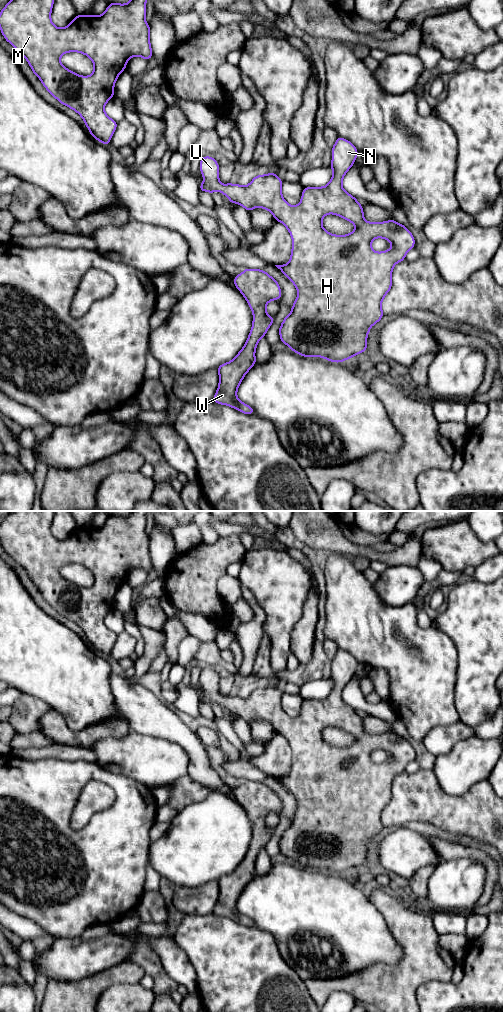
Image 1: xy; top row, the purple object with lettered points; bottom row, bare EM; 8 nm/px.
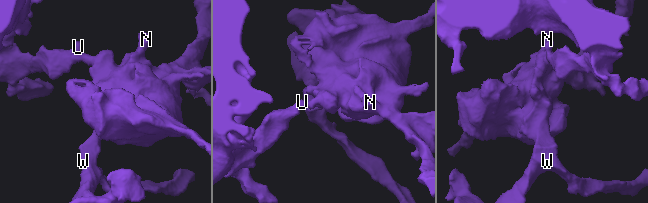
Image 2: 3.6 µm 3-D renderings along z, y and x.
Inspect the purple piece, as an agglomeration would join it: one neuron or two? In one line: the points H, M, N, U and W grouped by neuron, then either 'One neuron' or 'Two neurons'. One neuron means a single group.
Groups: H M N U W. One neuron

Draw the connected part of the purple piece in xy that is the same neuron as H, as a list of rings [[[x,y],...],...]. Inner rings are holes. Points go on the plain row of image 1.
[[[339,649],[332,661],[332,674],[330,680],[333,689],[324,699],[305,699],[301,713],[298,717],[288,716],[282,709],[282,692],[273,684],[257,687],[246,698],[227,695],[223,697],[219,692],[218,674],[209,668],[200,671],[200,683],[204,694],[199,697],[200,703],[213,705],[219,703],[228,709],[230,715],[238,715],[249,724],[257,719],[268,722],[275,732],[283,735],[292,749],[292,763],[290,773],[285,777],[275,777],[283,786],[292,793],[300,805],[279,840],[280,853],[292,861],[293,864],[305,868],[321,869],[331,874],[340,875],[351,871],[366,863],[367,847],[370,840],[383,829],[381,815],[392,799],[391,787],[396,775],[405,772],[408,763],[414,760],[414,748],[395,732],[385,734],[367,734],[364,731],[363,718],[355,709],[346,704],[342,699],[342,692],[347,683],[353,678],[358,662],[348,652]],[[327,726],[335,726],[355,737],[355,742],[347,747],[334,747],[327,744],[322,738],[322,731]],[[375,750],[384,750],[392,755],[392,759],[383,764],[375,764],[371,755]],[[309,808],[313,808],[313,824],[309,825]]]

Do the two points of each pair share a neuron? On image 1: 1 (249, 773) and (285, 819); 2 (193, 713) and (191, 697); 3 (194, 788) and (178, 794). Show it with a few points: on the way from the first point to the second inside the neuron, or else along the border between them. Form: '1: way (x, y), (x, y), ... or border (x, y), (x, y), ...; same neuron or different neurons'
1: way (264, 778), (270, 780), (284, 794), (286, 804); same neuron
2: way (191, 709), (191, 701); same neuron
3: way (190, 791), (182, 793); same neuron

